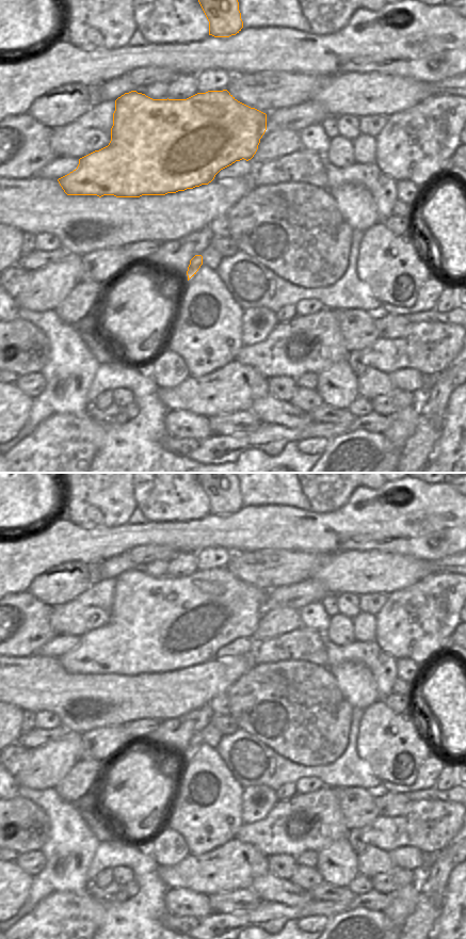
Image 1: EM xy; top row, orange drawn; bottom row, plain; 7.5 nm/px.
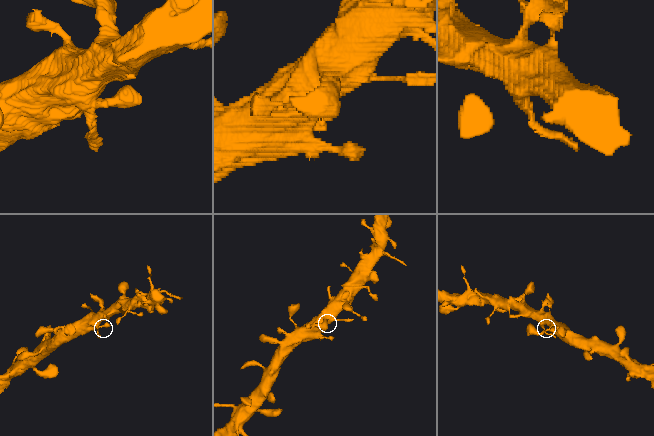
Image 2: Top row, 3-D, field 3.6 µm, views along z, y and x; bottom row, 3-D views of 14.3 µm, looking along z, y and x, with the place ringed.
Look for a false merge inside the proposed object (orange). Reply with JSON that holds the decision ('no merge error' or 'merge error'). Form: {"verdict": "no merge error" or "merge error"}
{"verdict": "no merge error"}

